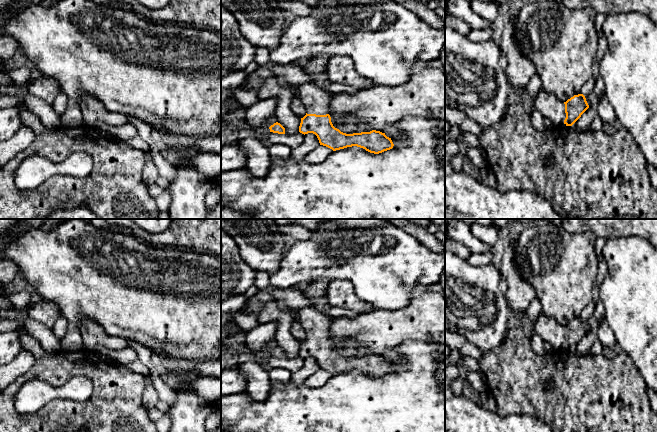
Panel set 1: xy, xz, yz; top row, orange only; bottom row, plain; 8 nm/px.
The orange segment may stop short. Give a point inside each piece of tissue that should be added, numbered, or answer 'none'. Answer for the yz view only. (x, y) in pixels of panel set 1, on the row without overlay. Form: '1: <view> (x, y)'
1: yz (553, 333)

